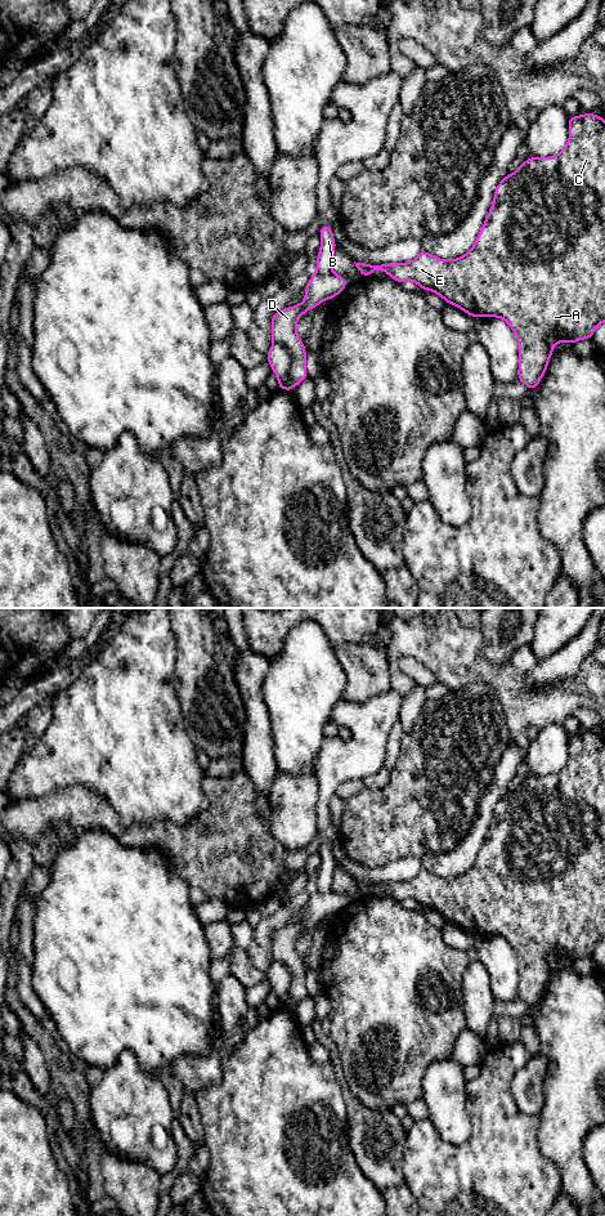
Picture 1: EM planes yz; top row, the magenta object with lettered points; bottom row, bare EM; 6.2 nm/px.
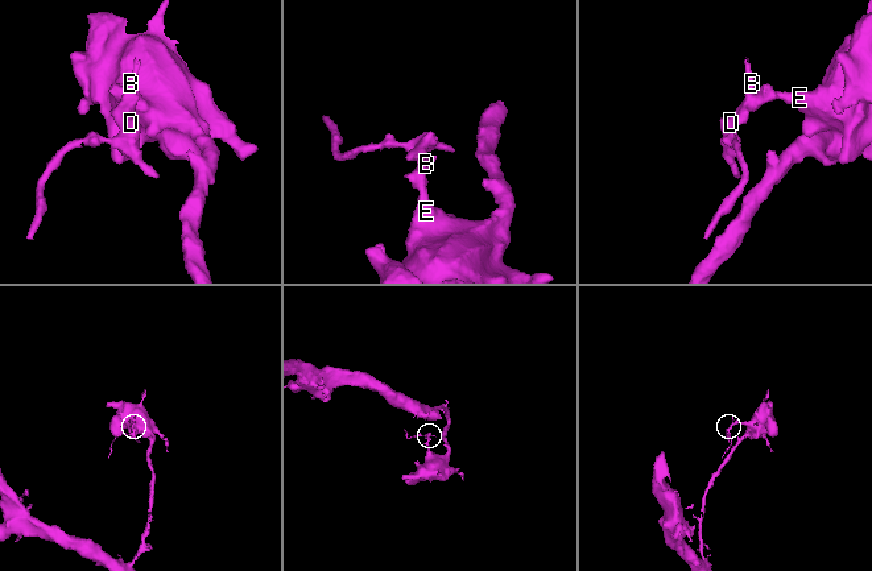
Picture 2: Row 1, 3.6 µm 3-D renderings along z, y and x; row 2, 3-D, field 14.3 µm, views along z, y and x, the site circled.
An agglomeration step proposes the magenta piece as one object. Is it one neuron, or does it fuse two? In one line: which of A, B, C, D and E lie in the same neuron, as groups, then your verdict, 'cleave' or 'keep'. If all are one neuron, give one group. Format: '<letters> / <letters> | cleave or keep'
A C D E / B | cleave

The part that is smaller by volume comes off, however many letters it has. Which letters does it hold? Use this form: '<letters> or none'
B

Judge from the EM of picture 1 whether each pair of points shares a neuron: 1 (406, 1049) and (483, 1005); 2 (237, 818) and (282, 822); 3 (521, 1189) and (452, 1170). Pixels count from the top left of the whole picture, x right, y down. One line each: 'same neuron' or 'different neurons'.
1: different neurons
2: different neurons
3: same neuron

